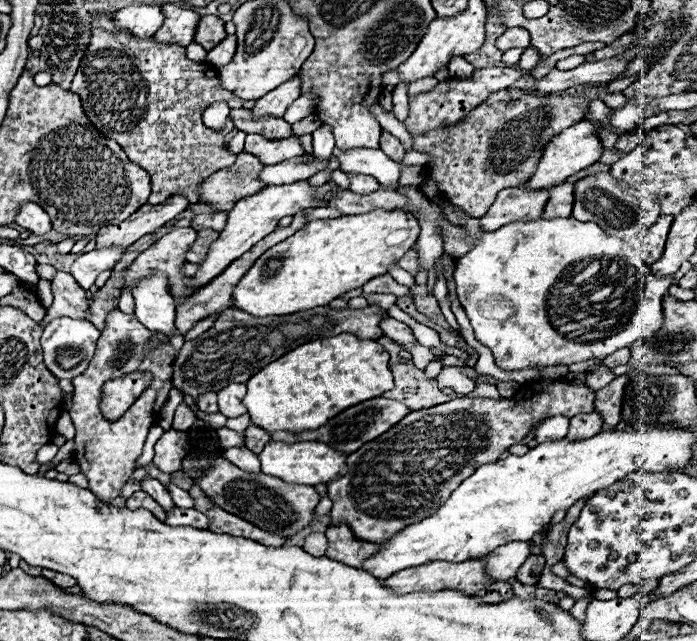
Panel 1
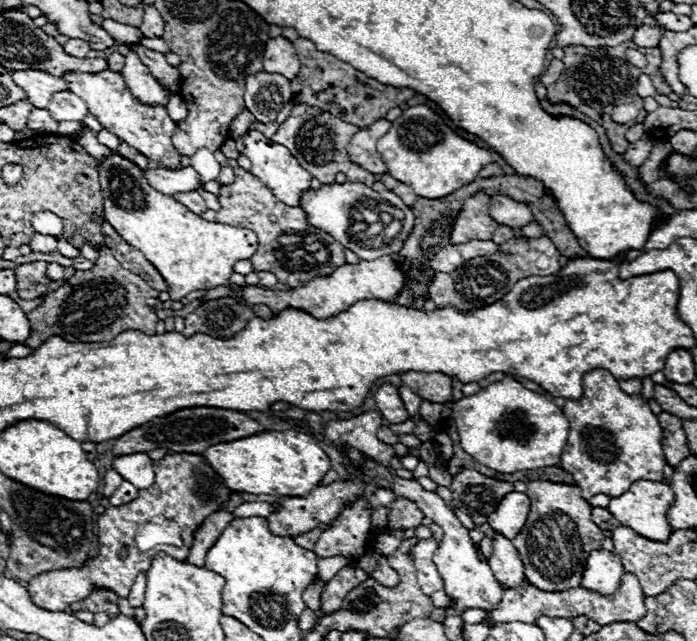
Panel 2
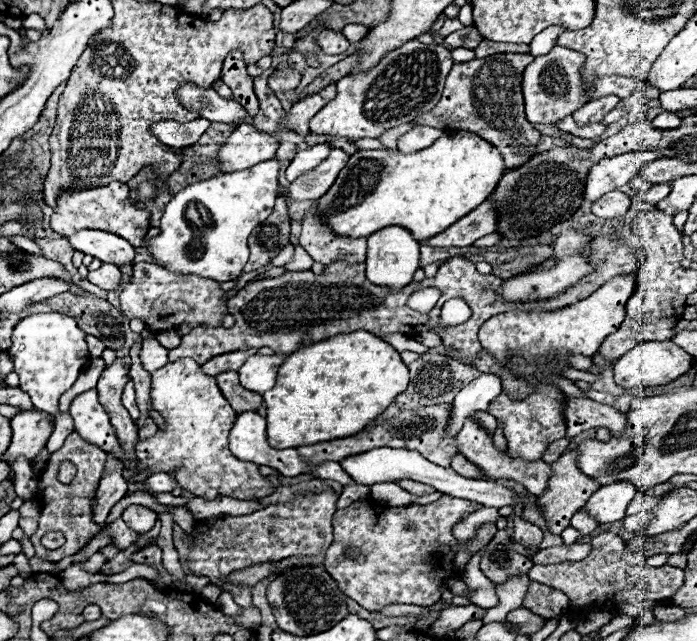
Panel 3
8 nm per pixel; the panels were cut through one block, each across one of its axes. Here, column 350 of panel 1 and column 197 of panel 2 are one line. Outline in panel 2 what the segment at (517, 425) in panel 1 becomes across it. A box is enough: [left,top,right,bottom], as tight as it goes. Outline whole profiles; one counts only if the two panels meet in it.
[28,452,232,612]

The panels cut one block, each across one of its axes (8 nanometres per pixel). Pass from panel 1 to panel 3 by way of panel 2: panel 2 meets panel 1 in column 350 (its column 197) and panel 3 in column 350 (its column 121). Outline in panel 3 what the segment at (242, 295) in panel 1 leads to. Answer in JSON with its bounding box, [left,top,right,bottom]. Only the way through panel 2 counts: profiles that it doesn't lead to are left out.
[320,131,504,242]

